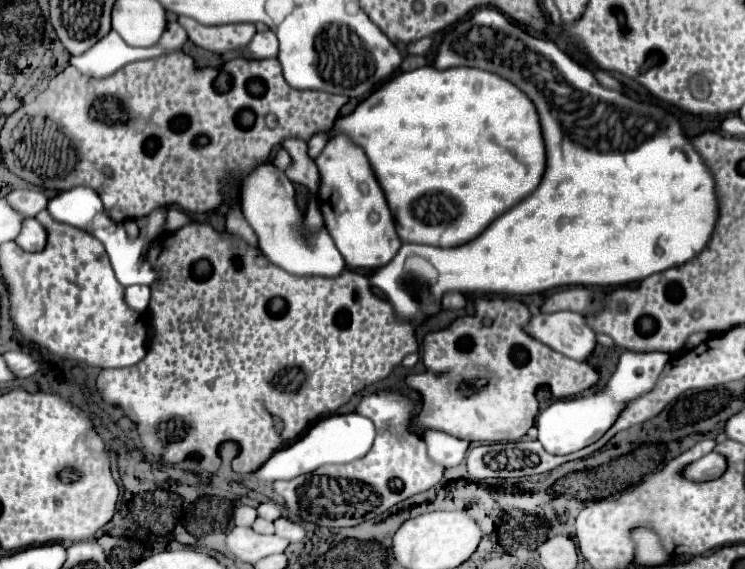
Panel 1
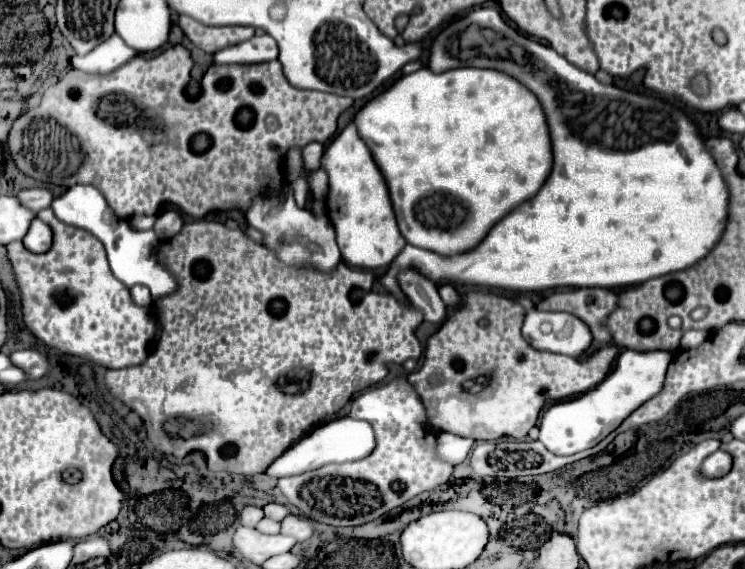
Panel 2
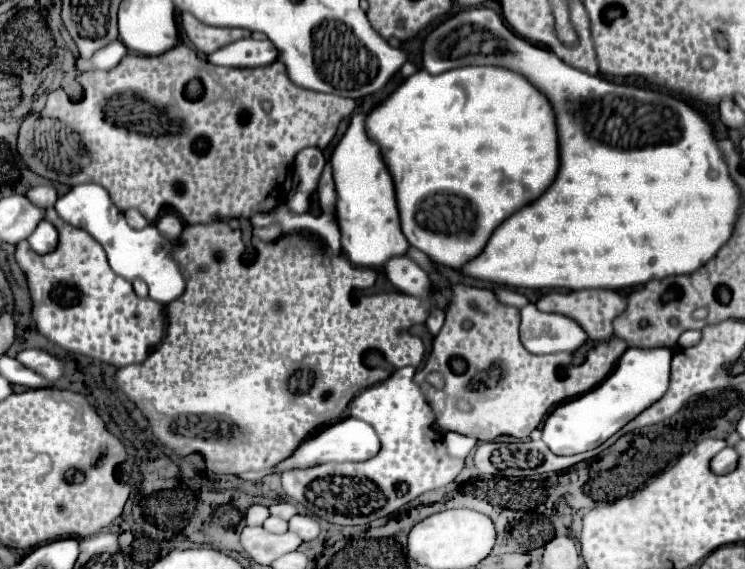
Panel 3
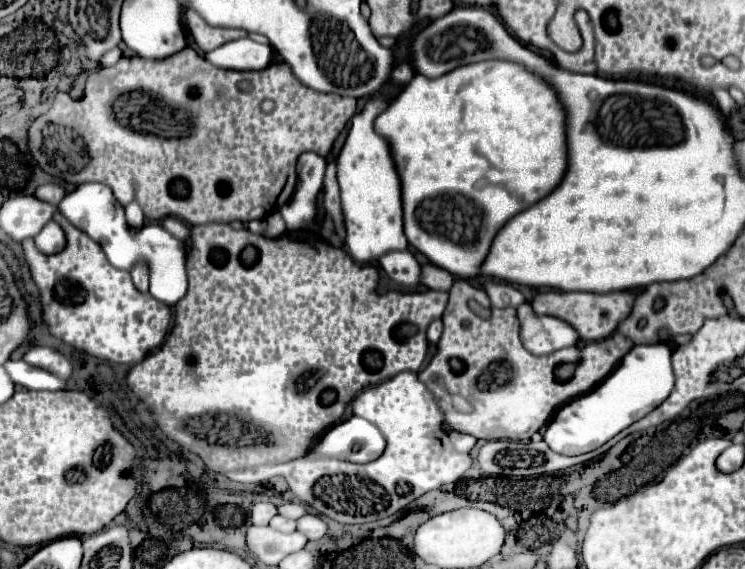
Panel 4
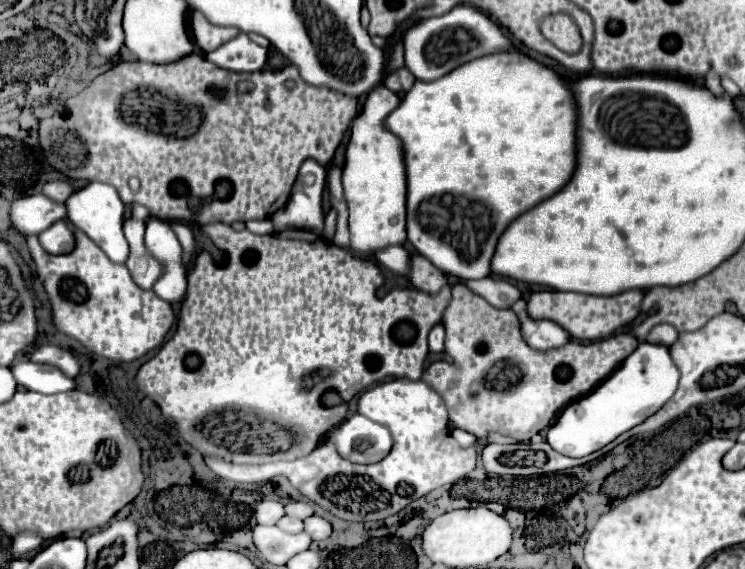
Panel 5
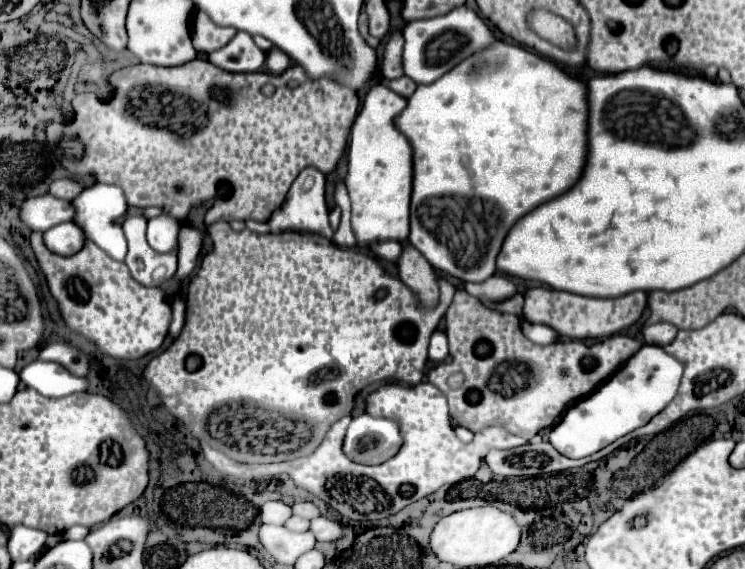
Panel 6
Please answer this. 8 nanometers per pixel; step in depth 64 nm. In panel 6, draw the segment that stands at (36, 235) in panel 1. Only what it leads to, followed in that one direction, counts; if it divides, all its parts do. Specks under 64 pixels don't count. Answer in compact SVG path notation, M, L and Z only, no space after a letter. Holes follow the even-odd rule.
M64 222L44 232L46 246L62 256L72 256L74 252L82 250L82 244L86 244L86 240L86 234L74 222Z

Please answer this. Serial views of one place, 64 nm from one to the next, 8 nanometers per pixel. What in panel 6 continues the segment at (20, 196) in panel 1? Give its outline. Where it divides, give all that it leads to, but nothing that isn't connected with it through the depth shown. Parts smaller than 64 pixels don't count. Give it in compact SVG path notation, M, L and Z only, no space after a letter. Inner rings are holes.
M72 178L56 180L50 186L50 194L56 196L56 198L62 198L62 200L74 200L82 190L84 190L84 186L78 180L72 180Z

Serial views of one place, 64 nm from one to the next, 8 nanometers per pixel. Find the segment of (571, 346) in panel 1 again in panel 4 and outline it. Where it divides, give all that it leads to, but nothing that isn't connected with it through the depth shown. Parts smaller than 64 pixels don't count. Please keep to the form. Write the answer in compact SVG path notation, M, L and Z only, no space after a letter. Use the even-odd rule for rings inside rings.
M528 302L518 306L518 320L522 344L532 354L550 354L578 342L578 332L570 324L552 316L536 316Z

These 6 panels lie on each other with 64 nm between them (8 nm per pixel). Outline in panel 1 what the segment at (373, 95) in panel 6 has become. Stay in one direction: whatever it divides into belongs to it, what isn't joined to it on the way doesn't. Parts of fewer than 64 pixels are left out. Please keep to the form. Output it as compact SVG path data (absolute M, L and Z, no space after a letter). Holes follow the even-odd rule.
M338 134L328 140L326 148L316 158L316 166L322 176L320 210L324 216L324 224L340 254L344 256L346 266L370 270L386 266L398 252L402 242L396 232L386 196L374 176L364 150L346 134Z

